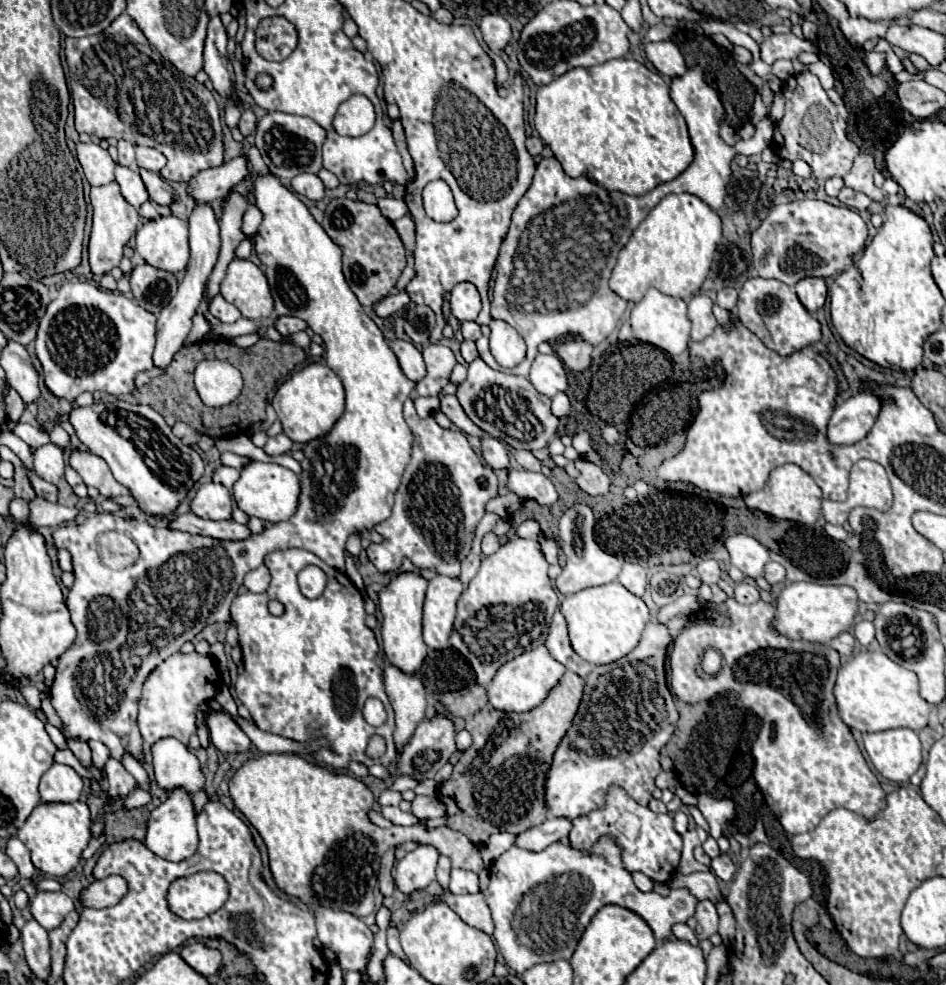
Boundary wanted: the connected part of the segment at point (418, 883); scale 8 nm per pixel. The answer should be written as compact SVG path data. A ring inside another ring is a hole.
M418 845L414 851L408 851L396 865L396 885L402 893L412 893L412 889L424 889L436 879L436 863L438 863L438 849L434 845Z

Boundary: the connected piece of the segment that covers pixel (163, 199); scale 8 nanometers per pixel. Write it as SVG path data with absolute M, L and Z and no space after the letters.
M138 169L138 171L142 175L142 181L144 181L144 185L146 185L152 201L156 201L158 205L166 205L166 207L170 207L176 201L174 189L160 175L156 175L152 171L146 171L146 169Z

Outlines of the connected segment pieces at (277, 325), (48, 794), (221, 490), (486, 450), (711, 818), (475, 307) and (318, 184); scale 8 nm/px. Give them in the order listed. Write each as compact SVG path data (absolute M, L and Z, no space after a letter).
M282 315L282 317L276 317L276 319L270 319L268 325L272 325L272 327L274 327L280 335L284 335L284 337L306 329L306 323L304 323L300 317L288 317L288 315Z
M54 763L40 779L42 803L74 803L82 793L82 777L68 765Z
M220 483L202 485L190 507L192 513L202 519L214 519L214 521L232 519L232 497L230 491Z
M486 435L482 439L482 455L492 469L508 469L510 467L508 449L498 439L494 439L490 435Z
M702 795L698 801L698 809L710 825L710 835L718 839L726 827L726 823L736 819L736 803L732 799L714 799L710 795Z
M458 283L452 289L452 297L450 297L450 309L456 315L458 321L474 321L482 309L480 303L480 293L476 289L474 283Z
M302 173L292 179L292 189L310 201L320 201L324 199L324 183L320 181L318 175L314 173Z

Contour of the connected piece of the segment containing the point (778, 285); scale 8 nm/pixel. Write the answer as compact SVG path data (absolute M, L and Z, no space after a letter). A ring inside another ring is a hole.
M762 277L748 279L740 289L736 313L742 325L746 325L754 335L760 337L760 341L766 347L770 347L780 355L790 355L794 351L800 351L802 347L812 345L822 337L820 323L804 309L796 291L776 279L762 279Z

